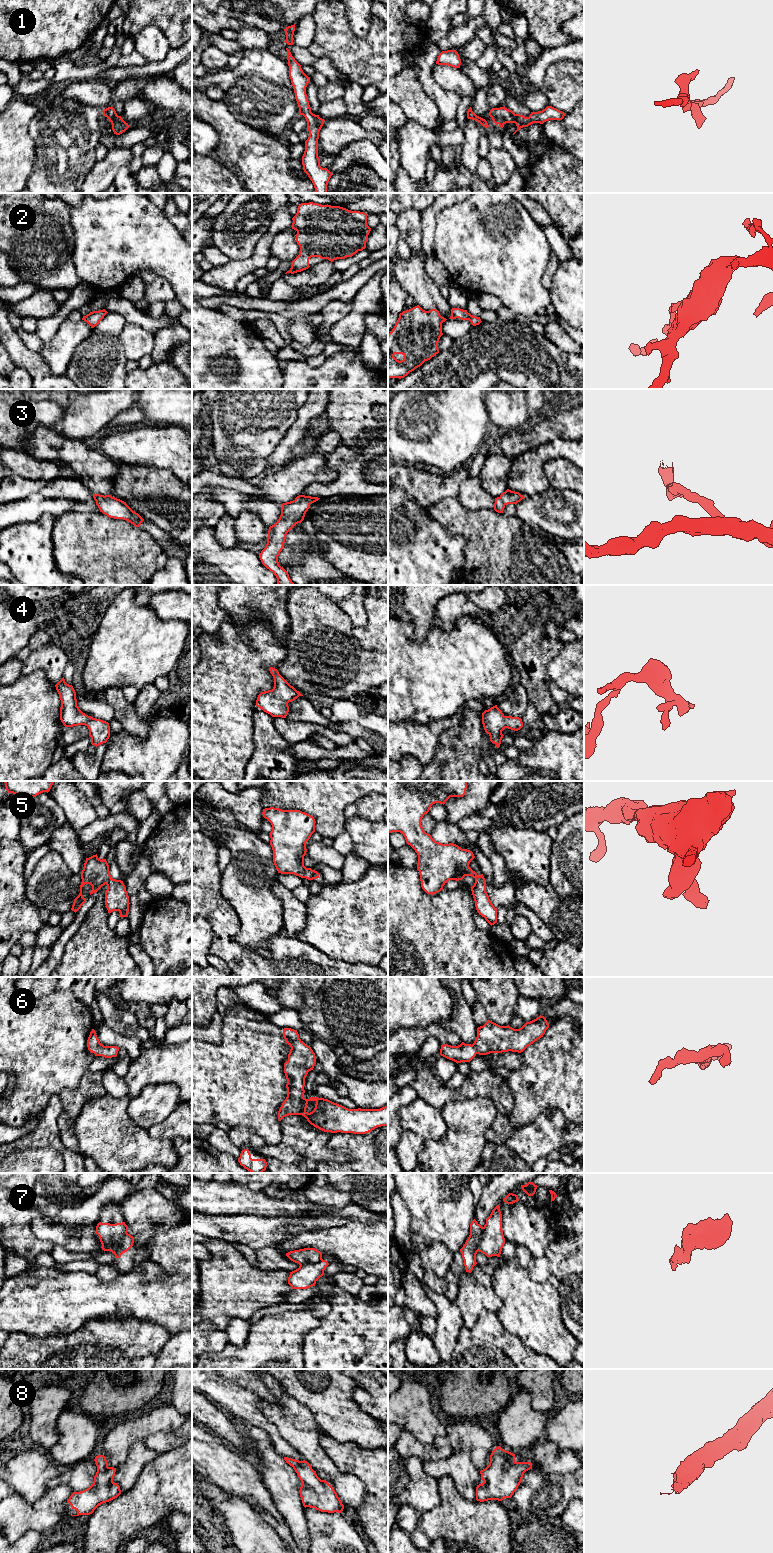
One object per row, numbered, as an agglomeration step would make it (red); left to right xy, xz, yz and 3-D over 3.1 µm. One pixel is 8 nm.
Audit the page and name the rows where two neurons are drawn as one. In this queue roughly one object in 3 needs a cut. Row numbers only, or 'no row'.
7

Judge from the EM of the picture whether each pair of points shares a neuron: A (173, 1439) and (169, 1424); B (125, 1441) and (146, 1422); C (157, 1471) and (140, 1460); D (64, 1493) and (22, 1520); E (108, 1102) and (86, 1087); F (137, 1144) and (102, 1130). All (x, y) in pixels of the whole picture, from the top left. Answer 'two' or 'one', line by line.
A: two
B: one
C: two
D: one
E: two
F: one

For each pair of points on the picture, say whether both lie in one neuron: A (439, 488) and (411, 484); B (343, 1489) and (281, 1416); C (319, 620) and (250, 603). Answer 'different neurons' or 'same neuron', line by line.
A: same neuron
B: same neuron
C: different neurons

